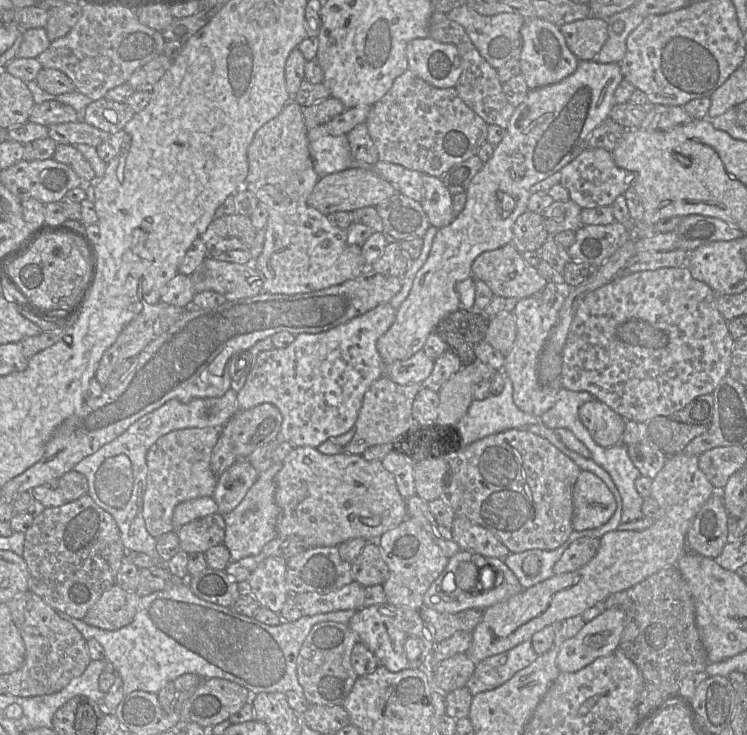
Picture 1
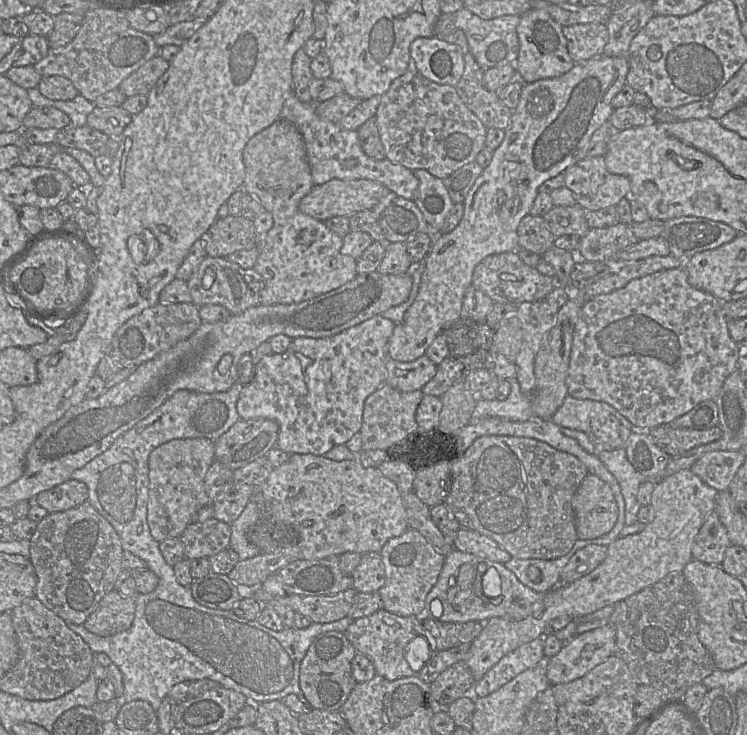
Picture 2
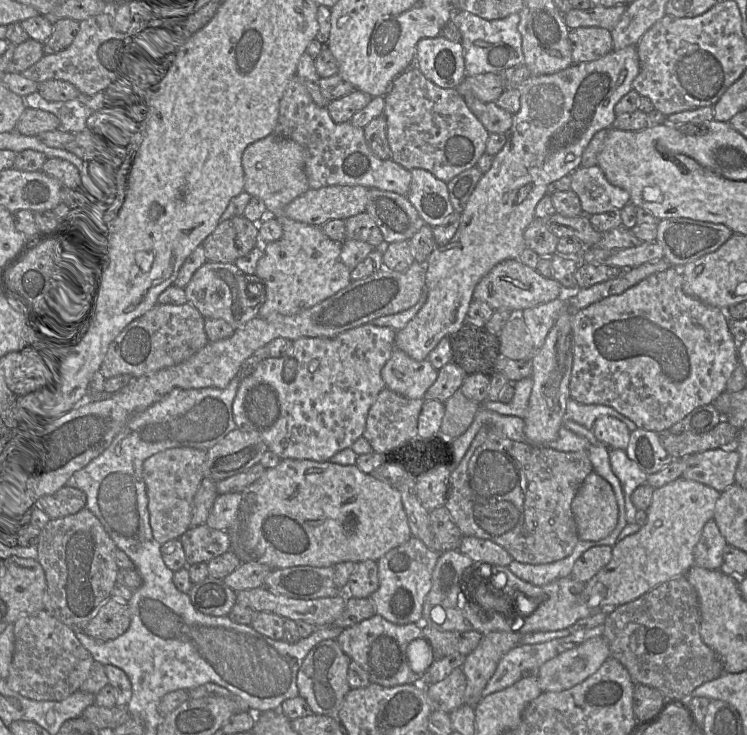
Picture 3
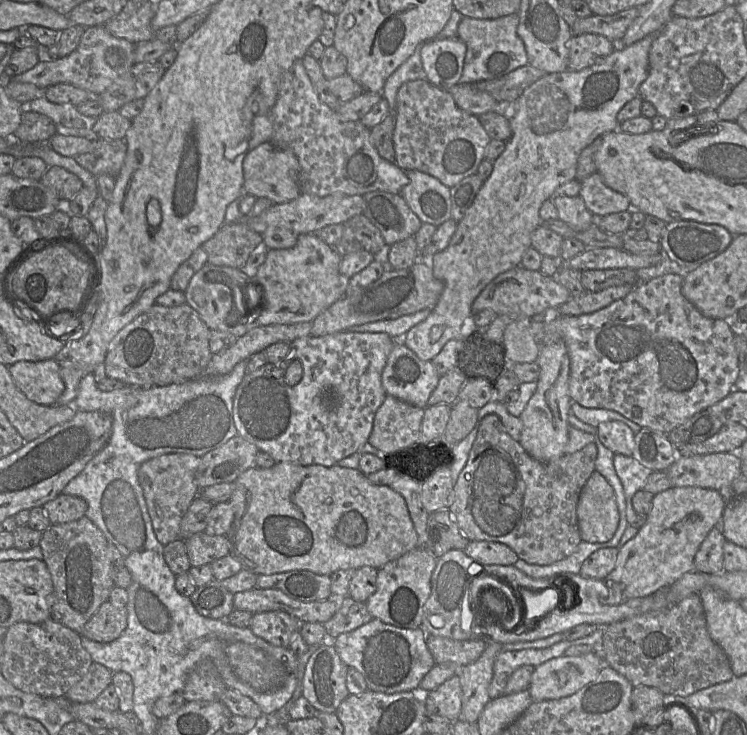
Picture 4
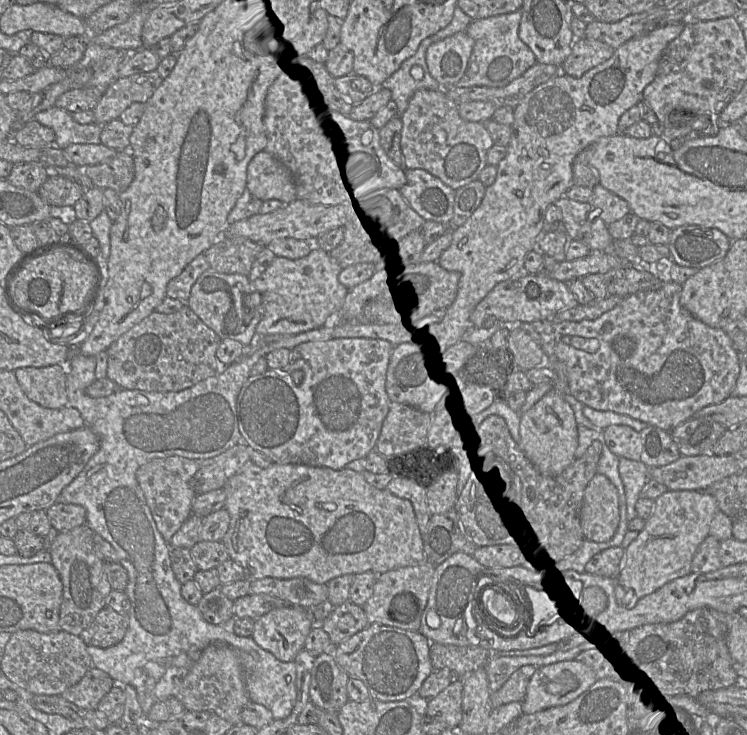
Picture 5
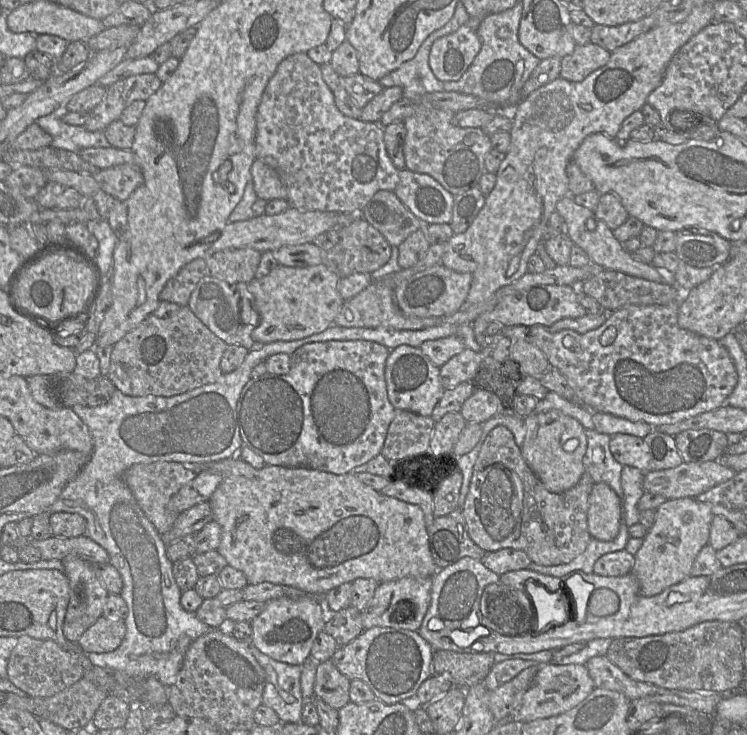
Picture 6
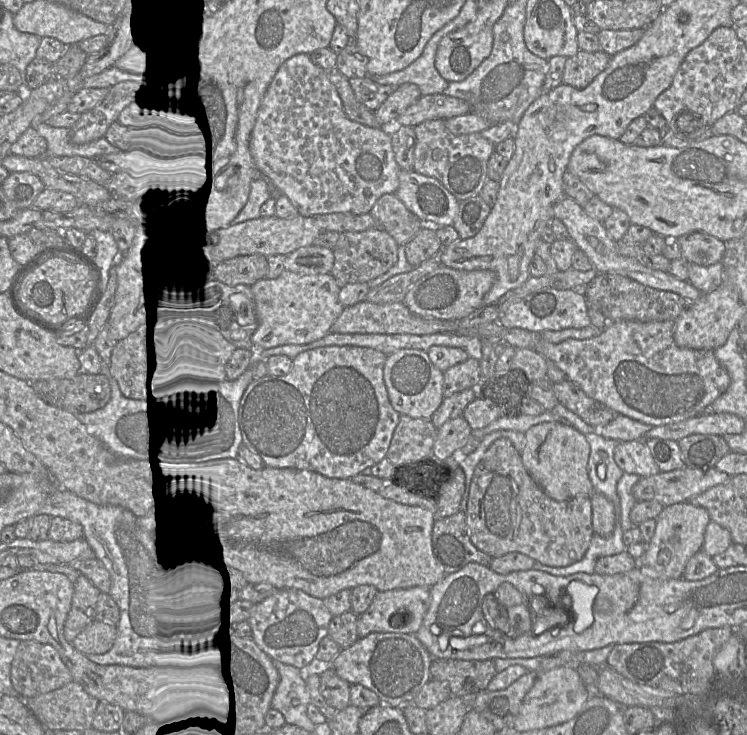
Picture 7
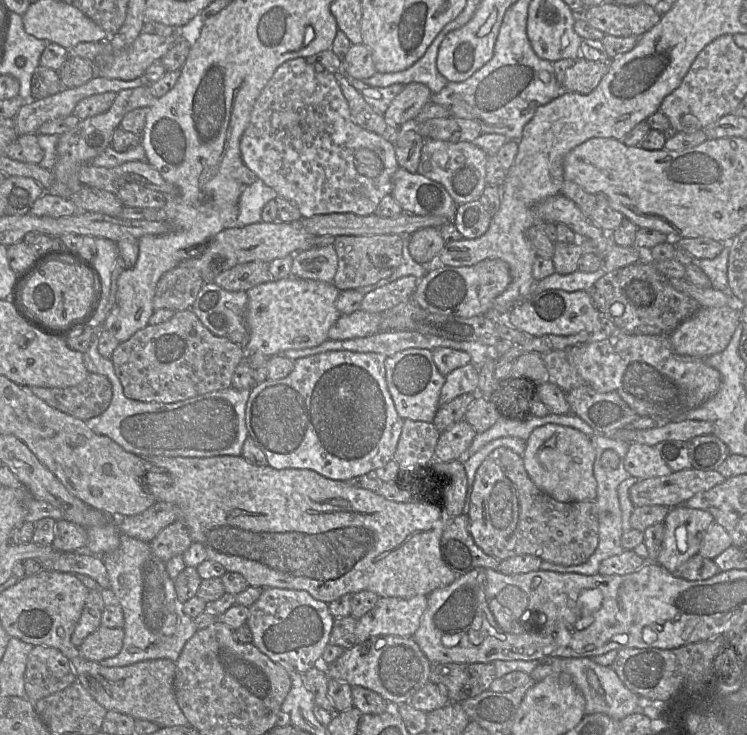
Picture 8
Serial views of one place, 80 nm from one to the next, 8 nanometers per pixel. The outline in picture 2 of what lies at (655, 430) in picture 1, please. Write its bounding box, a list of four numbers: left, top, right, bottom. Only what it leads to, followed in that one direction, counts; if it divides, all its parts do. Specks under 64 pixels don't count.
[648,424,721,458]

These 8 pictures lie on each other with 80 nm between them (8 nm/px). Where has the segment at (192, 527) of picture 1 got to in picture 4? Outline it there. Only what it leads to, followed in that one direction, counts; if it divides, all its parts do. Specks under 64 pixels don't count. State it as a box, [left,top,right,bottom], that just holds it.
[185,531,230,566]

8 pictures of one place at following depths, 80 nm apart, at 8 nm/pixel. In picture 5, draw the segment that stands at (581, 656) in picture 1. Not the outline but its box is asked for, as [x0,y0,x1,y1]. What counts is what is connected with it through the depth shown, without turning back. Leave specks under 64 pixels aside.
[522,660,598,714]

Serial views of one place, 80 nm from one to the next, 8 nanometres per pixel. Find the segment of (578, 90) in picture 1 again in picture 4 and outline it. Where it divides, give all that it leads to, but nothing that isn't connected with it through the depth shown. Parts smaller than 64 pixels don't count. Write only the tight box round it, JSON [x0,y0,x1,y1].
[401,33,657,361]

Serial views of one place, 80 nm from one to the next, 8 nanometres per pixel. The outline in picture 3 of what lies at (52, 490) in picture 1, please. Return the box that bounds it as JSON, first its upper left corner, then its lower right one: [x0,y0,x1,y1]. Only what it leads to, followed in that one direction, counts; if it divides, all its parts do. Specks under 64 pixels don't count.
[39,485,86,518]

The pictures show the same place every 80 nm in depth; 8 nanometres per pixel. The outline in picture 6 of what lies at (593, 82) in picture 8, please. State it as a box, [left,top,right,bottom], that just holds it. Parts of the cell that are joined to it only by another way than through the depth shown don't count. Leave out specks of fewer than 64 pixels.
[560,42,611,82]

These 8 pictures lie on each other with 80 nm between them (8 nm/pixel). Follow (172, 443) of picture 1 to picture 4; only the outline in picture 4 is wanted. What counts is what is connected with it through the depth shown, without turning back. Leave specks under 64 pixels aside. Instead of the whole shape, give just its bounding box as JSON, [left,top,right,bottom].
[138,453,201,546]

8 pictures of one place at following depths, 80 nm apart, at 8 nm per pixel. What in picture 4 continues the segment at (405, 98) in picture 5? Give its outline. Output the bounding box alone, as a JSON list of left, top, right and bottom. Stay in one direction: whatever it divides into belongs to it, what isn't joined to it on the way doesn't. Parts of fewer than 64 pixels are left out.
[382,43,427,113]

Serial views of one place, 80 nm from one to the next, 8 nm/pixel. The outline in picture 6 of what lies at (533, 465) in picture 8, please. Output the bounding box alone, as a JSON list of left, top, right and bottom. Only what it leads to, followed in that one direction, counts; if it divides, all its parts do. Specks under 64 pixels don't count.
[522,410,586,493]

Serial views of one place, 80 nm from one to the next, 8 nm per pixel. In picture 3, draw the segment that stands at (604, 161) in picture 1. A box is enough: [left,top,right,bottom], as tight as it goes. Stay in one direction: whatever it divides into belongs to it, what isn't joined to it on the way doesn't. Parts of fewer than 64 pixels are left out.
[570,165,630,216]

